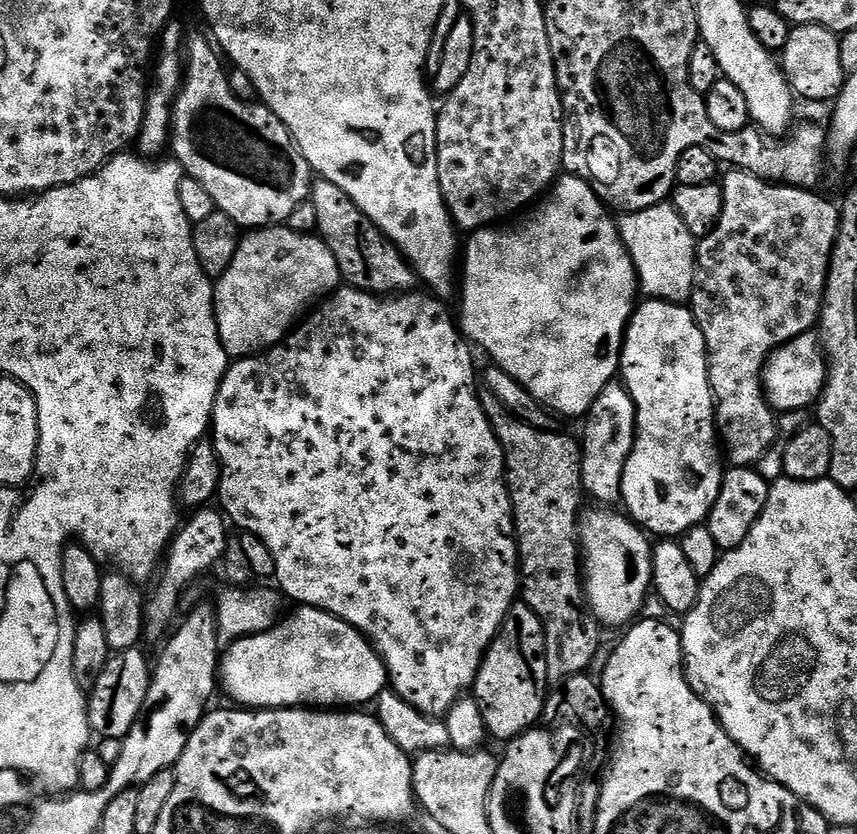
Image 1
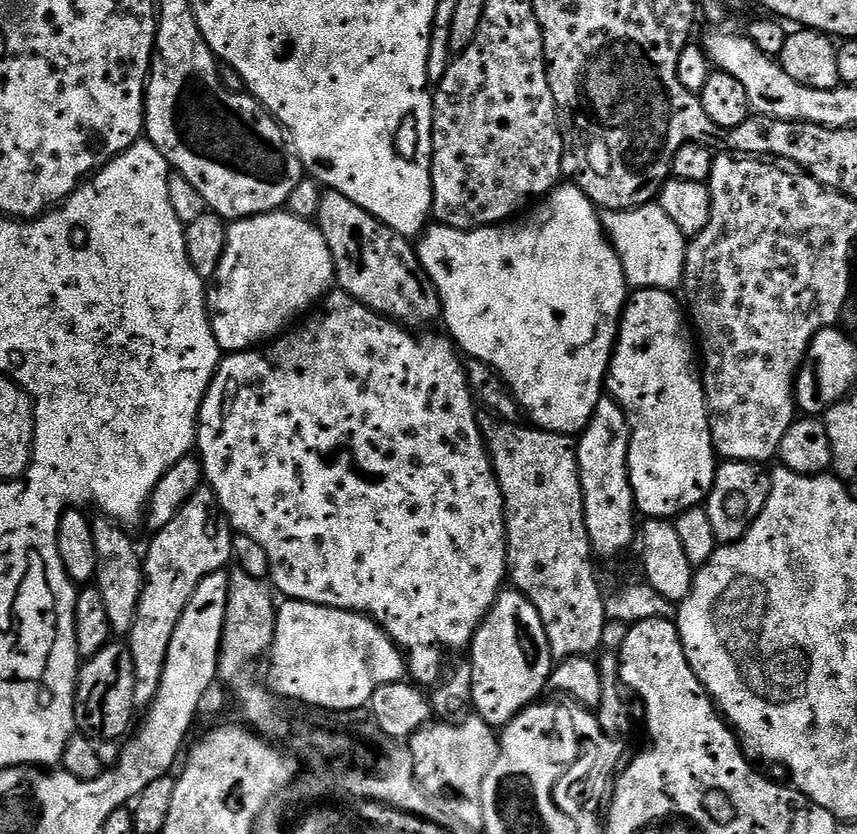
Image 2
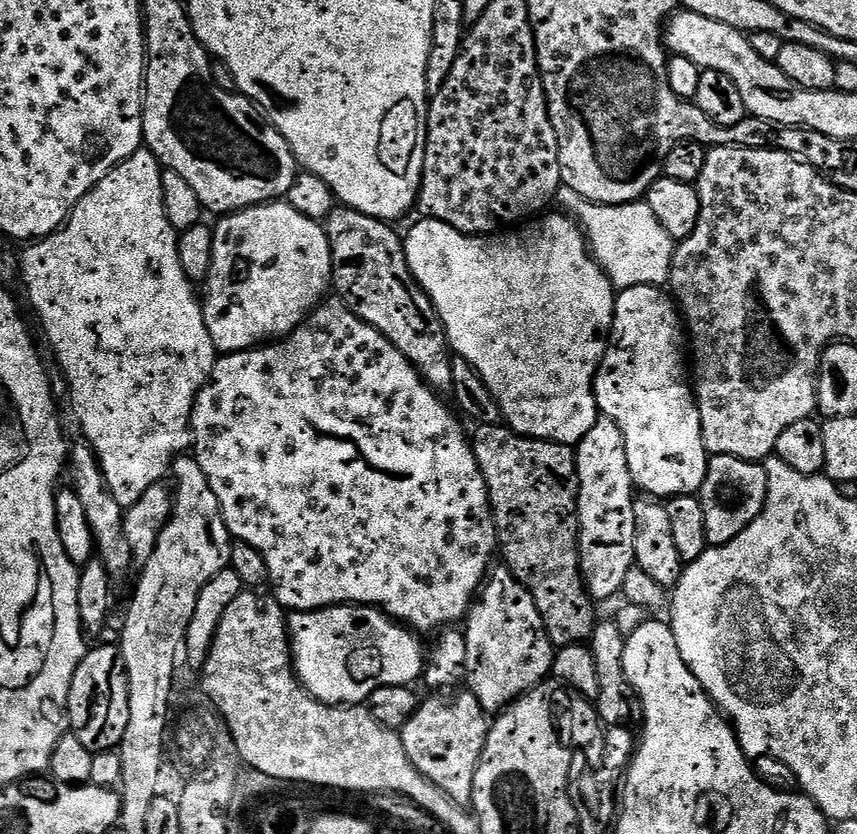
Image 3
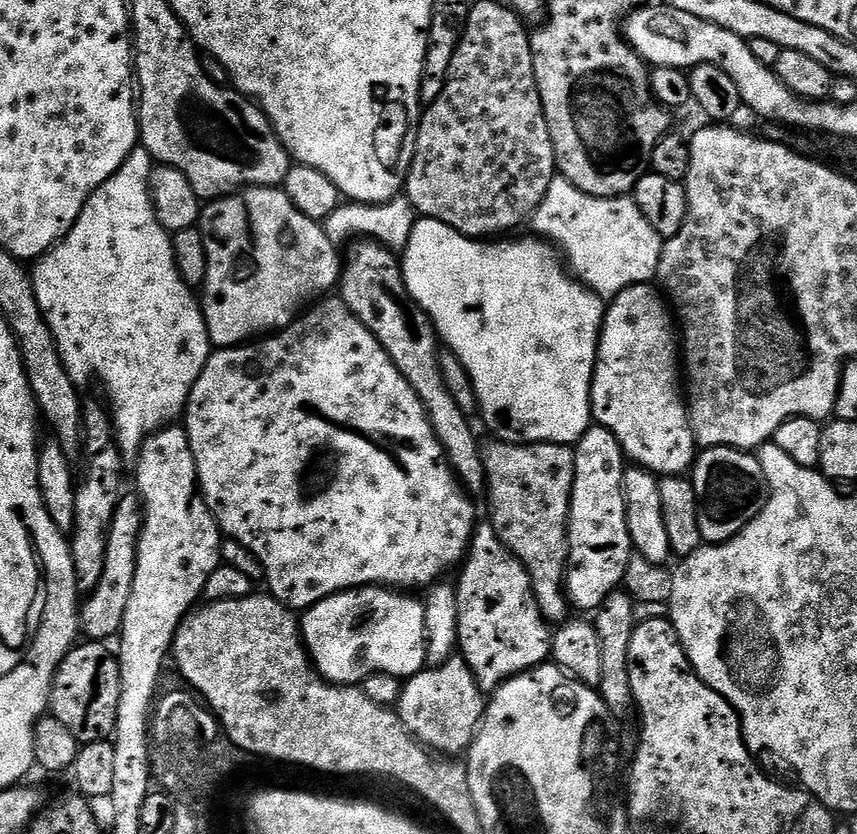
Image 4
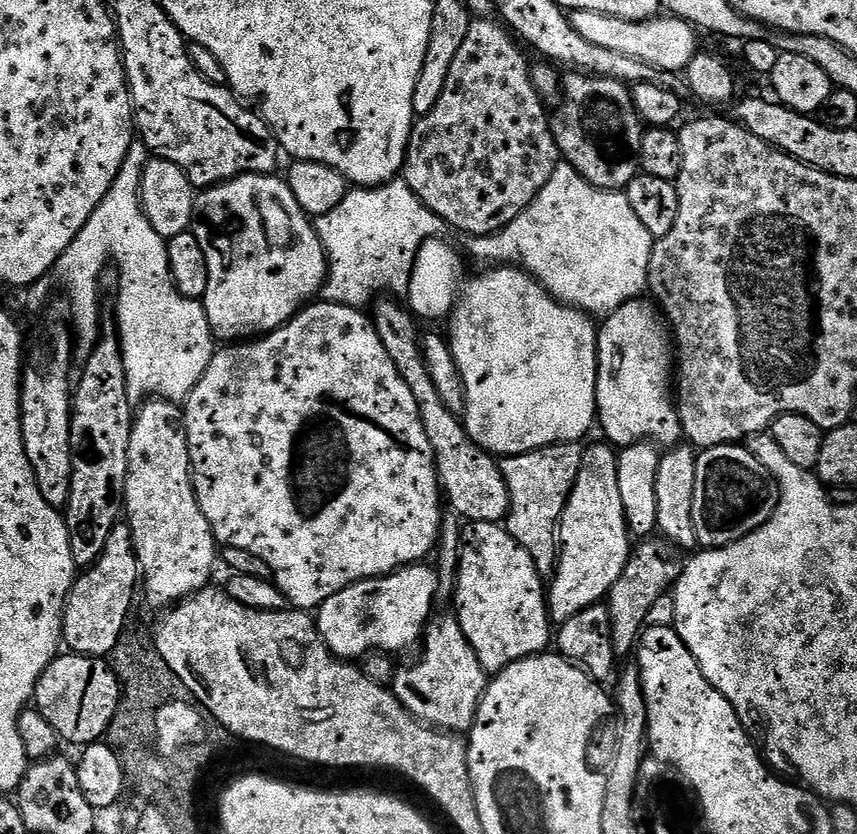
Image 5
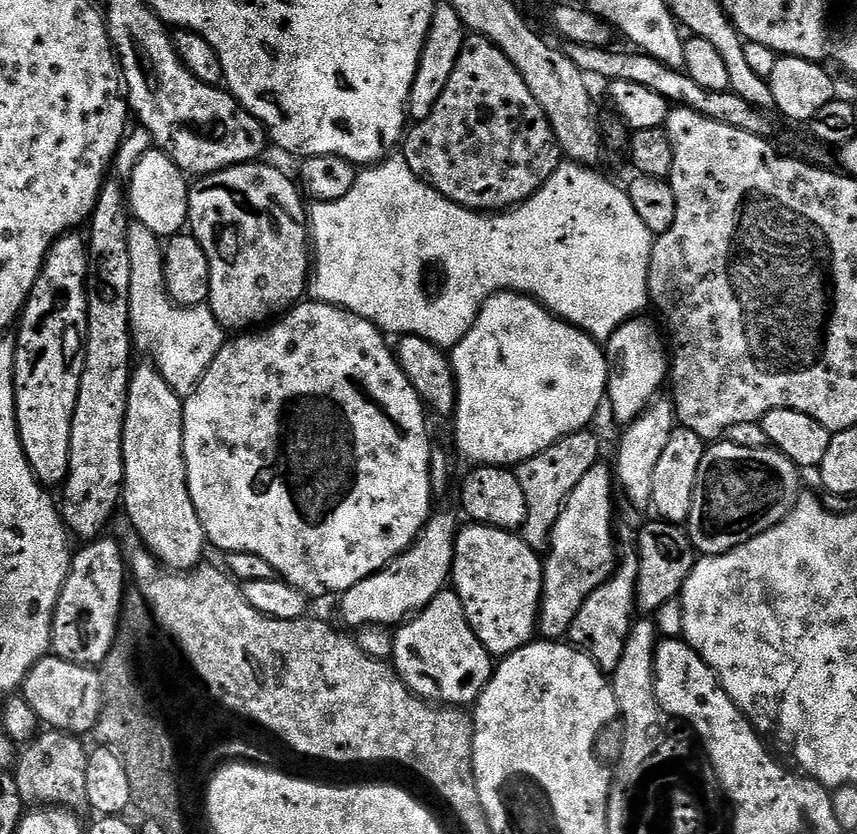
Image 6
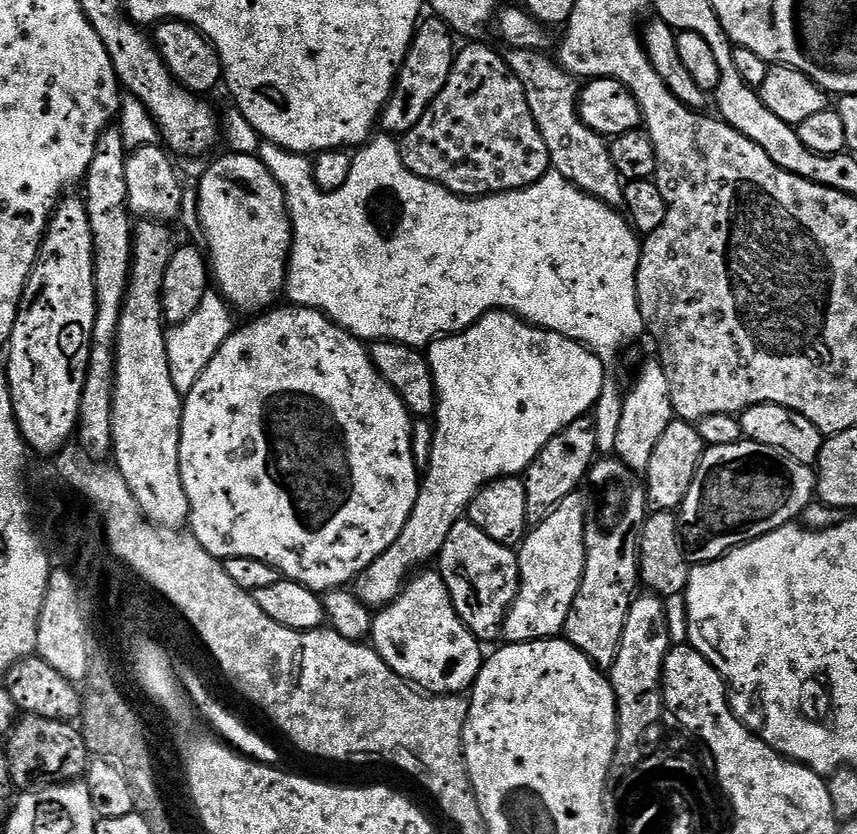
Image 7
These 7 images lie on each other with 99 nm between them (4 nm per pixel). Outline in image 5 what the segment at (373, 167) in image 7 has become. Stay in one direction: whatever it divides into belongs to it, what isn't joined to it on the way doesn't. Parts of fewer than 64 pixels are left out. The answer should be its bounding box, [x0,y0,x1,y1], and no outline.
[314,162,654,318]

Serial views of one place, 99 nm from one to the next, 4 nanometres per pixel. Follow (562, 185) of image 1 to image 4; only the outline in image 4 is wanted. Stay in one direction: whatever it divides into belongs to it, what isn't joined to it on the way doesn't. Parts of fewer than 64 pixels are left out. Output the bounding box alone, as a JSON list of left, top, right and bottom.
[402,218,606,446]

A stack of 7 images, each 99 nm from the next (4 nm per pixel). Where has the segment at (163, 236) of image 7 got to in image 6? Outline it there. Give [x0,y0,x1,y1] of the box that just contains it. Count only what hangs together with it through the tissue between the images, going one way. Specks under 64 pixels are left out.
[122,362,206,570]

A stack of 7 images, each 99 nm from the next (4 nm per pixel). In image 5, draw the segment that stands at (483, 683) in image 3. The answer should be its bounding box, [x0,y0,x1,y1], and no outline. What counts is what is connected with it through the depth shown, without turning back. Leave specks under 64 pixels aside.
[454,522,554,674]

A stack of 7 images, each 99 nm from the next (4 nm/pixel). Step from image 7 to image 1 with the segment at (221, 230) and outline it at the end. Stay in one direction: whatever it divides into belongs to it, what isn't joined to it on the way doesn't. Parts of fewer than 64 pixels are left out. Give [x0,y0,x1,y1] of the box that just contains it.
[212,226,341,358]

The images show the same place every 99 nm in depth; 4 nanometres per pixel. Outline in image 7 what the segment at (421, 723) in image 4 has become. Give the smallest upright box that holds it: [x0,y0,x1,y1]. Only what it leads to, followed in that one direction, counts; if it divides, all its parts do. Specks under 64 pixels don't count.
[370,570,486,696]

